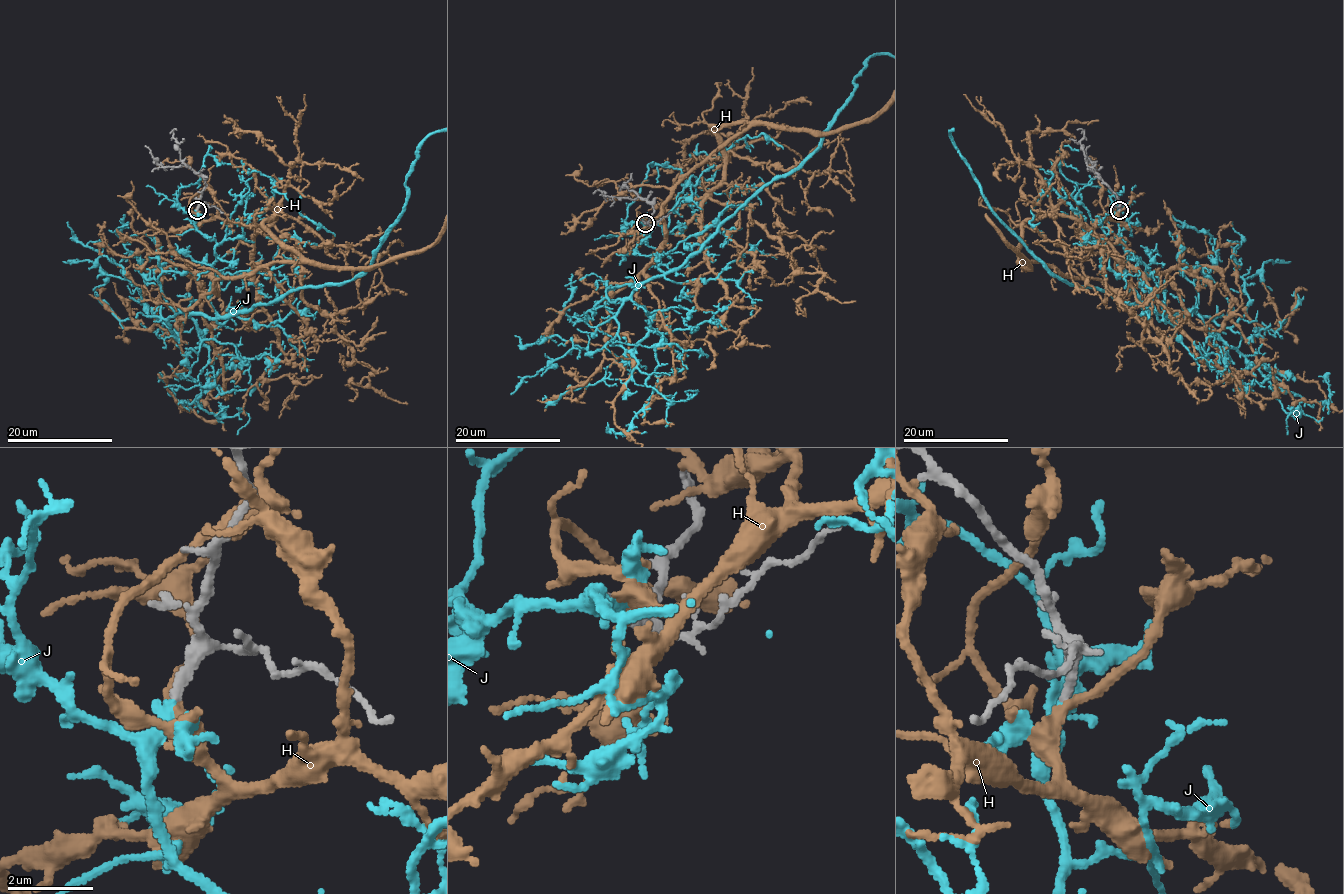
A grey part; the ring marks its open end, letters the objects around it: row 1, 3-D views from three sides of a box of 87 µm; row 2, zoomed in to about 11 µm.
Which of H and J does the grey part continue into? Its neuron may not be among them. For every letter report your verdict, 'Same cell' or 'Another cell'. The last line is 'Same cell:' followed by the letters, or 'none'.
H: Another cell
J: Same cell
Same cell: J

